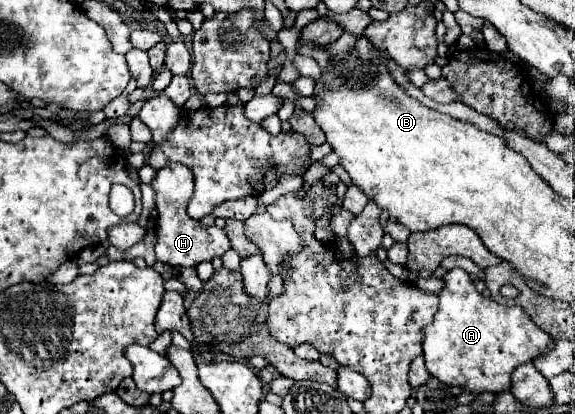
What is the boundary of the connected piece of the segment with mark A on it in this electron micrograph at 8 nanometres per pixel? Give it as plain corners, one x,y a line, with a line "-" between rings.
453,268
445,278
445,286
439,292
439,310
435,314
435,320
425,328
425,340
423,340
423,356
427,364
427,372
449,386
461,386
465,392
481,394
481,392
493,392
501,394
511,388
511,374
517,366
533,362
537,356
553,348
553,338
545,334
519,306
505,308
491,298
483,298
469,274
461,268

